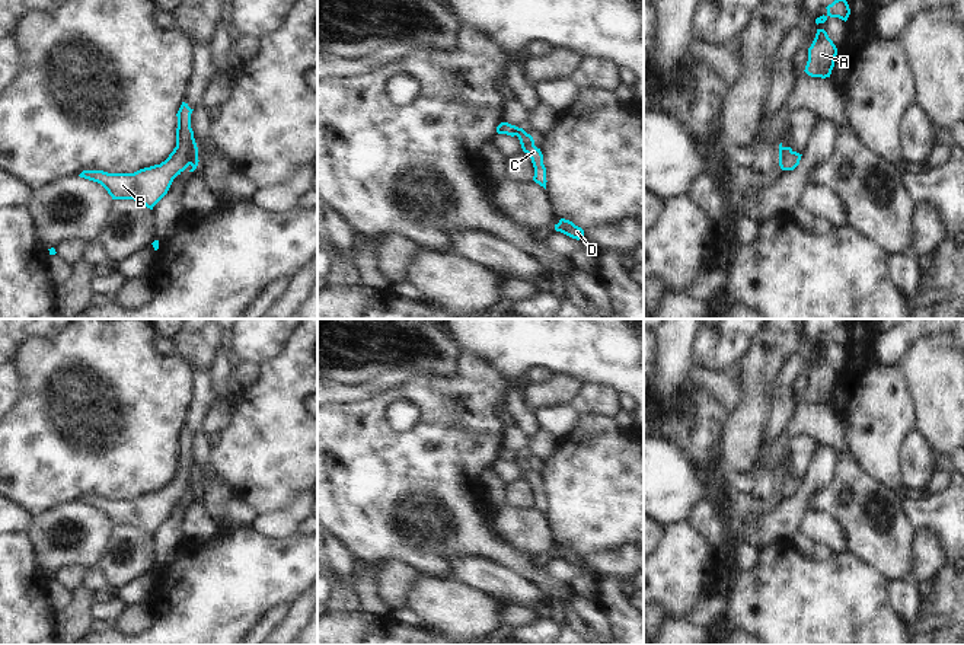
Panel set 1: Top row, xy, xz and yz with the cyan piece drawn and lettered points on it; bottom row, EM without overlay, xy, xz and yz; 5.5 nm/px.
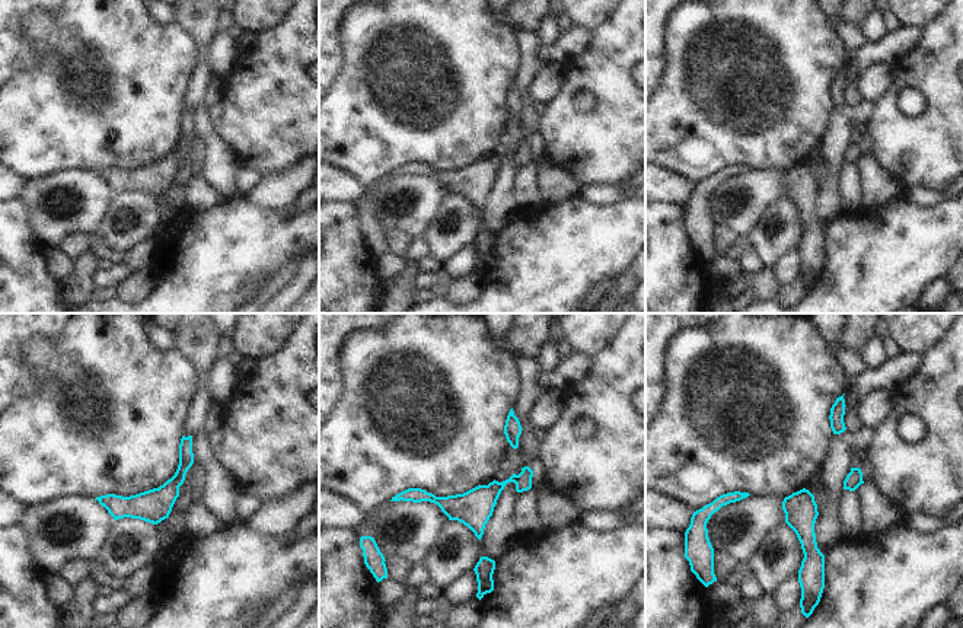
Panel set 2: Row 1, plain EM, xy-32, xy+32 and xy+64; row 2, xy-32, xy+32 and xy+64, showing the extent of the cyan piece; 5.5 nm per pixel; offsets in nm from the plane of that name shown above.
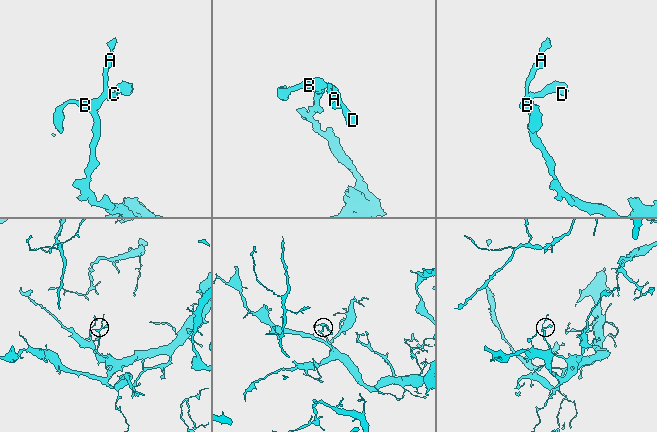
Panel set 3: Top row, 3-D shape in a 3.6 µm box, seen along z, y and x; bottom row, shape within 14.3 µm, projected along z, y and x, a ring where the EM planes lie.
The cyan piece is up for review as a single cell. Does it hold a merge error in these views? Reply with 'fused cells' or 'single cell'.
fused cells

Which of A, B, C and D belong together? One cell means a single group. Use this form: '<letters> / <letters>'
A B / C D

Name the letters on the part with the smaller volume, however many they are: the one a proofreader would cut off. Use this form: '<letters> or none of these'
C, D

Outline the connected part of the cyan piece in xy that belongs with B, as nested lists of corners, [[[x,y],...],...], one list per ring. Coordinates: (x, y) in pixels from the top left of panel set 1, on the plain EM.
[[[182,428],[176,443],[176,473],[160,491],[140,495],[134,499],[108,499],[103,496],[83,496],[79,502],[100,510],[112,526],[134,526],[147,534],[167,520],[173,505],[192,488],[197,476],[191,440],[194,435]]]

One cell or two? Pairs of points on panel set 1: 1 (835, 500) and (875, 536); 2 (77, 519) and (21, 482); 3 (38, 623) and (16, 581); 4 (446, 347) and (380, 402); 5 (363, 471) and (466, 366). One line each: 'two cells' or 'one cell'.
1: one cell
2: two cells
3: one cell
4: two cells
5: one cell

